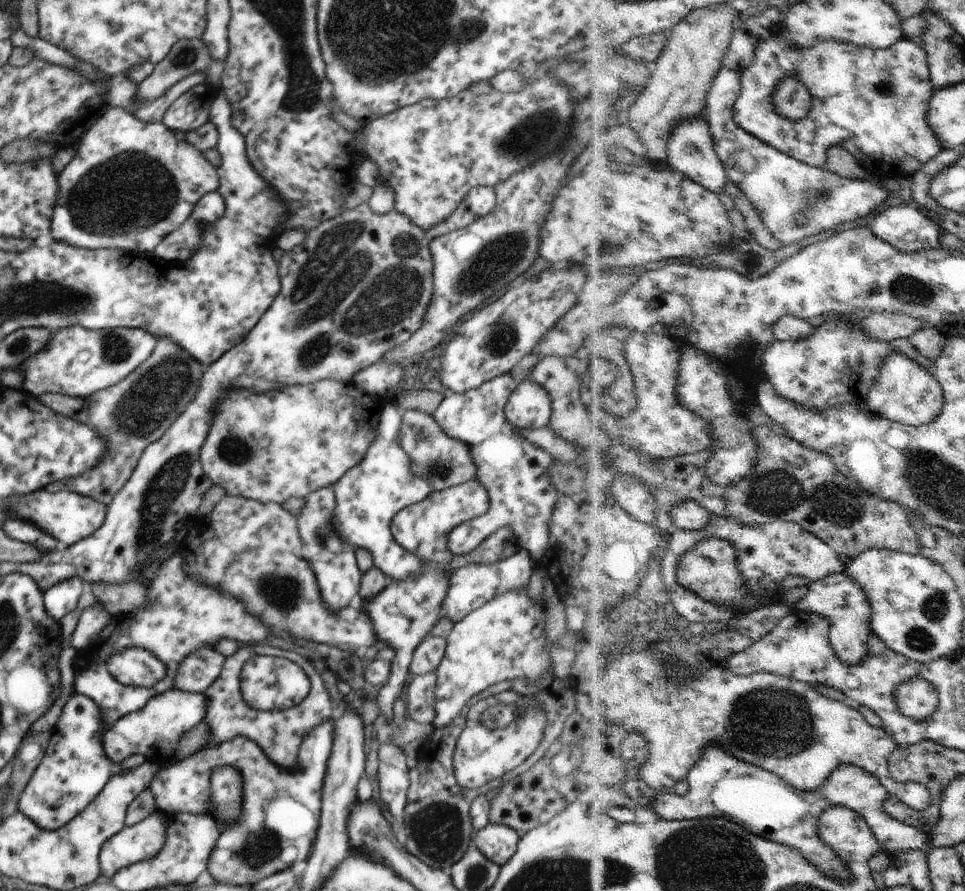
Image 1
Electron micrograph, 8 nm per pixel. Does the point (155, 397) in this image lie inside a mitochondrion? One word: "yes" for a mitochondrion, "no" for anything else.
yes

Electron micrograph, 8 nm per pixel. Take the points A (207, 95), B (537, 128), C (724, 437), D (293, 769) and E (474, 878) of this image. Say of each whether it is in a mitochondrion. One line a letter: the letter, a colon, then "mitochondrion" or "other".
A: other
B: mitochondrion
C: other
D: other
E: mitochondrion

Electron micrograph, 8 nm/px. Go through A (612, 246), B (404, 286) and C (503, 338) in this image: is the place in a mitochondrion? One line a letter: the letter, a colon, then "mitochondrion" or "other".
A: mitochondrion
B: mitochondrion
C: mitochondrion

